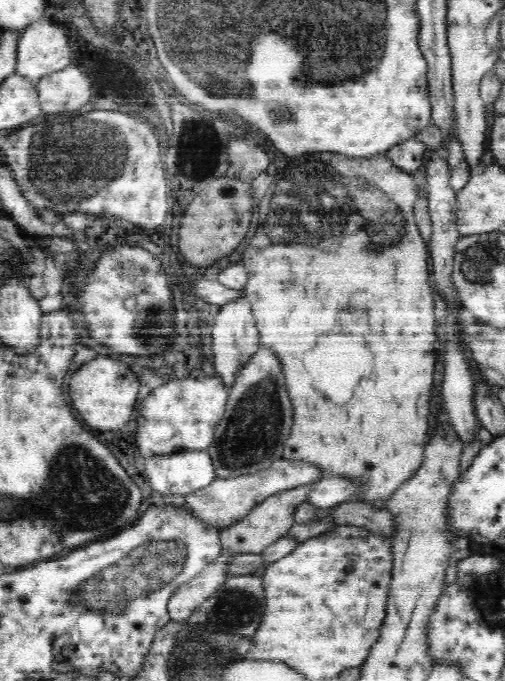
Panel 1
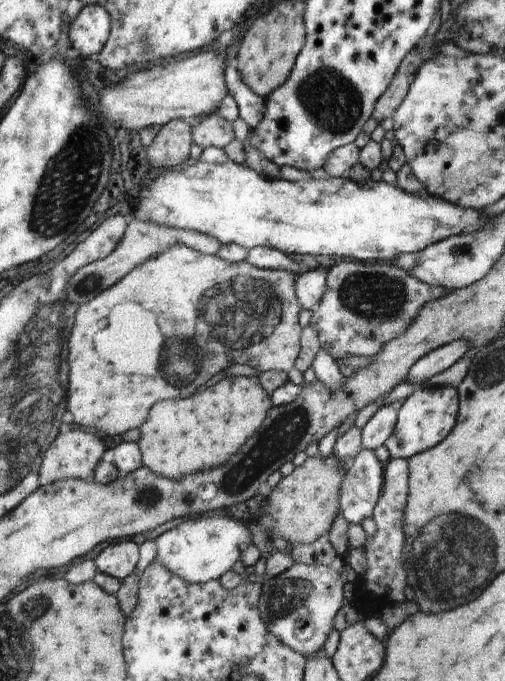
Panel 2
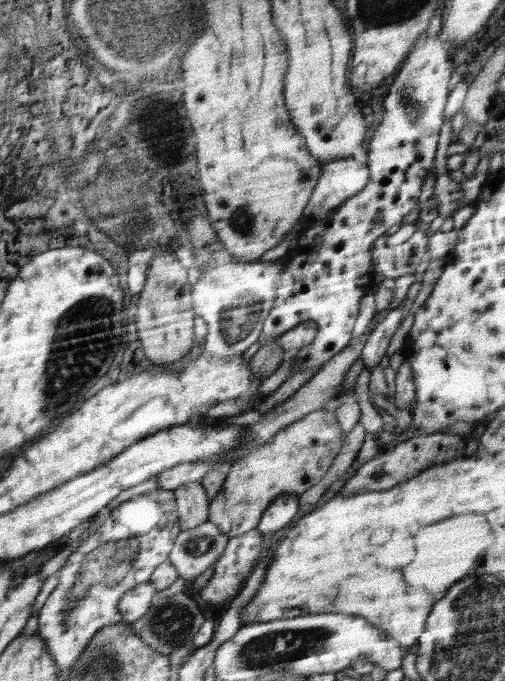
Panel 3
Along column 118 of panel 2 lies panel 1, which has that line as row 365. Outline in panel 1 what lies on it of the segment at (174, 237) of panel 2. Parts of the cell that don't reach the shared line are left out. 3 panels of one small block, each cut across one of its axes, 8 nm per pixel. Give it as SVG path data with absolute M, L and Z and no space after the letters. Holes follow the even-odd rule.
M260 346L251 362L240 373L235 386L230 389L223 419L216 426L215 440L206 448L218 477L225 479L254 474L256 471L266 470L273 462L283 458L285 442L293 429L292 404L284 390L286 382L279 356L276 356L274 350Z

